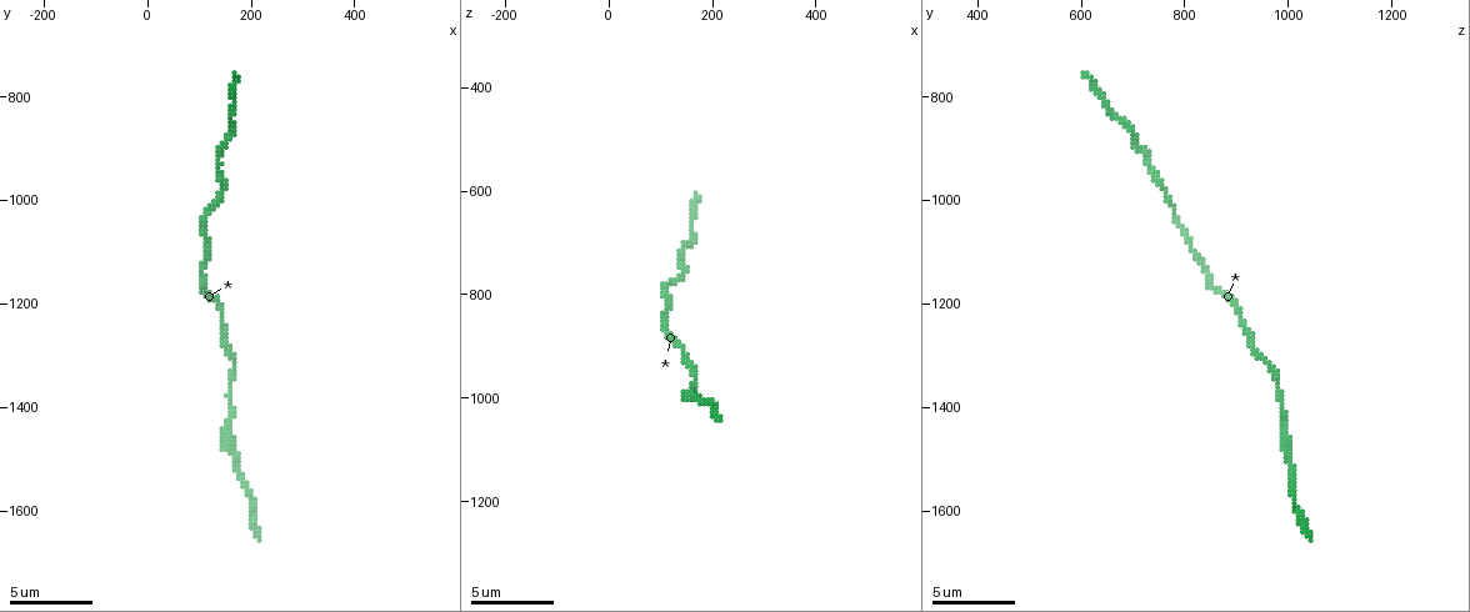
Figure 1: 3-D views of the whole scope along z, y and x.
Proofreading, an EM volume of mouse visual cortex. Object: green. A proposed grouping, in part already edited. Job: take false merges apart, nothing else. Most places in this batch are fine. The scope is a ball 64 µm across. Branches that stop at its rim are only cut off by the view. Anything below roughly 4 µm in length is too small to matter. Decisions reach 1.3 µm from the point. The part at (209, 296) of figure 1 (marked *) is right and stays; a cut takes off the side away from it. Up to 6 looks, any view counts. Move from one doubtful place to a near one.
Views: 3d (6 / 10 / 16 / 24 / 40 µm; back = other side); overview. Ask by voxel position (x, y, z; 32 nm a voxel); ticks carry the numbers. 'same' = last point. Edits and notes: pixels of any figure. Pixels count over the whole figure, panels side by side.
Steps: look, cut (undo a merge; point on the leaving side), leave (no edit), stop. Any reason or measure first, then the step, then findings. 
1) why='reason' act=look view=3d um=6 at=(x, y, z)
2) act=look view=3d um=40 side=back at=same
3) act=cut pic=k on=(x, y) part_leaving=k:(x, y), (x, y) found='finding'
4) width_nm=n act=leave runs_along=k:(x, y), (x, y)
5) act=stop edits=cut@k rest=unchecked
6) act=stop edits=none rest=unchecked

act=look view=3d um=10 at=(140, 1000, 765)

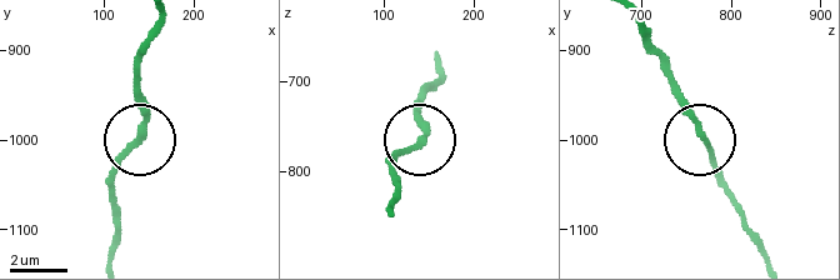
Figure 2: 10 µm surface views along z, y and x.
act=look view=3d um=10 side=back at=(140, 995, 765)

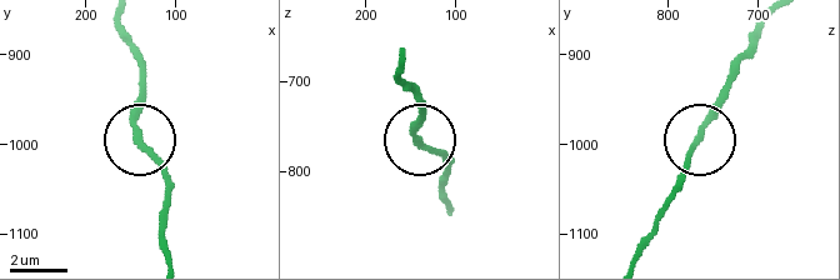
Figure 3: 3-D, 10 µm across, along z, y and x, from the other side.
act=leave found='continuous, no second cell'

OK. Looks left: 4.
why='calibre changes' act=look view=3d um=10 at=(160, 1420, 995)

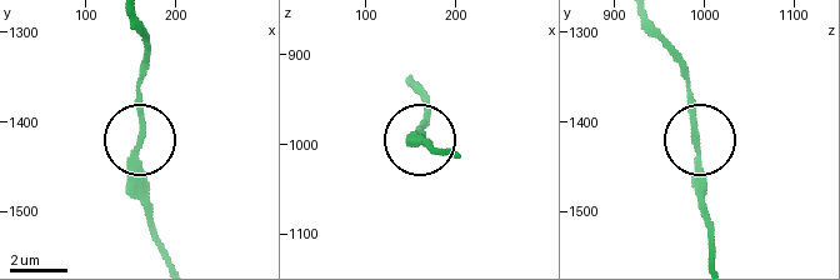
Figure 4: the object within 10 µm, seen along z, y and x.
act=leave found='one cell here'

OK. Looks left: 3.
why='thick turns thin' act=look view=3d um=6 at=(205, 1590, 1010)

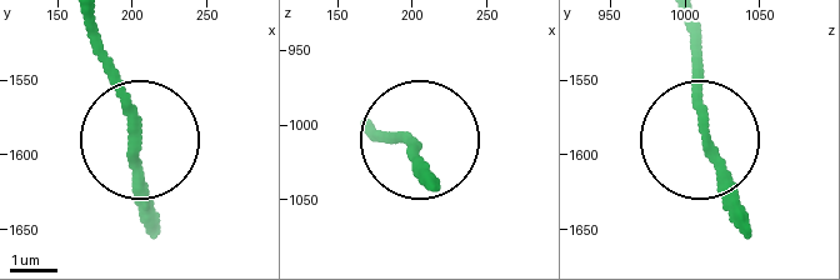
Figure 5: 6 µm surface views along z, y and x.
act=leave runs_along=5:(84, 26), (140, 134), (131, 193), (144, 225) found='one cell here'

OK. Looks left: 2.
act=stop edits=none rest=unchecked

